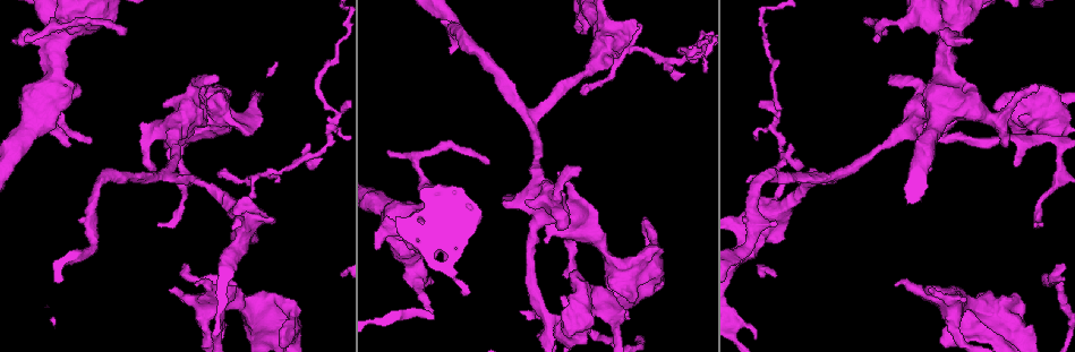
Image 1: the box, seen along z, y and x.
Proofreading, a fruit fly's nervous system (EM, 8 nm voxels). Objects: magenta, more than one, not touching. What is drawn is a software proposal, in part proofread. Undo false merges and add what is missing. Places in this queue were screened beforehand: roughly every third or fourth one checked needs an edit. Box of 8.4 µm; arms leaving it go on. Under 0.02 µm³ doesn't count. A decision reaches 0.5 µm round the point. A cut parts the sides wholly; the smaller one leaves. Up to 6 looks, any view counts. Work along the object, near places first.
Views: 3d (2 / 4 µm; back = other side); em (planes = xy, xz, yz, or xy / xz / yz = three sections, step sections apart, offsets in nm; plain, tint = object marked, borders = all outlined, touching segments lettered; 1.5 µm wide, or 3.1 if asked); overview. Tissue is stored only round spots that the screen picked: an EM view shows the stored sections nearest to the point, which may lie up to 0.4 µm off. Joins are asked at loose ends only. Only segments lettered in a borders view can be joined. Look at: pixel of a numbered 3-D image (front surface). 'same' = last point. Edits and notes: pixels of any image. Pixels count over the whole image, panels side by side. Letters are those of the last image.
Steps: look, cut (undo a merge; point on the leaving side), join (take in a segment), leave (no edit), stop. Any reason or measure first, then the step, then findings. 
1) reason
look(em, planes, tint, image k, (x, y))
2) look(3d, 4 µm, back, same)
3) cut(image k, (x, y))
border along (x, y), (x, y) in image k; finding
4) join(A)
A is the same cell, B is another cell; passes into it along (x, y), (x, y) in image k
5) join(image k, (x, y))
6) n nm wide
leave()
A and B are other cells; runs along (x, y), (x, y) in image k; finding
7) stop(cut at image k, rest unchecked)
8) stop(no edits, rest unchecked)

calibre changes
look(3d, 2 µm, image 1, (886, 145))

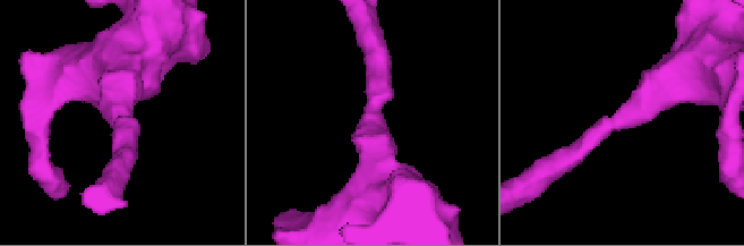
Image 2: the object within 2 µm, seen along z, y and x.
arms of 200, 480 nm
look(em, xy, step 4, borders, image 2, (369, 117))

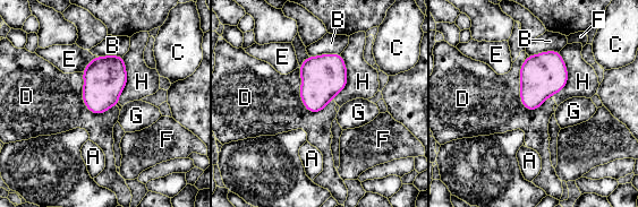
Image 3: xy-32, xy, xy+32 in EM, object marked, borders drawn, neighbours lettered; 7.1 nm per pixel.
leave()
A, B, C, D, E, F, G and H are other cells; border along (522, 61), (520, 102), (536, 110) in image 3; continuous, no second neuron

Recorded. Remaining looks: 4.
free end
look(3d, 2 µm, image 1, (931, 286))

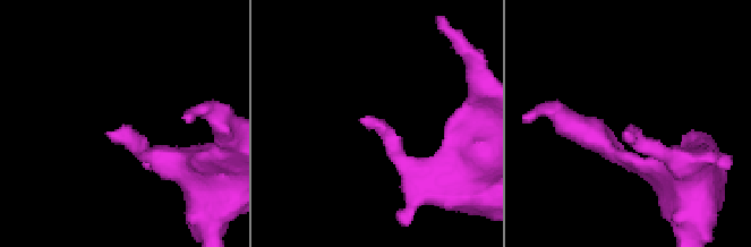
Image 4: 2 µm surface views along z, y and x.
need the tissue
look(em, yz, step 8, tint, image 4, (624, 132))

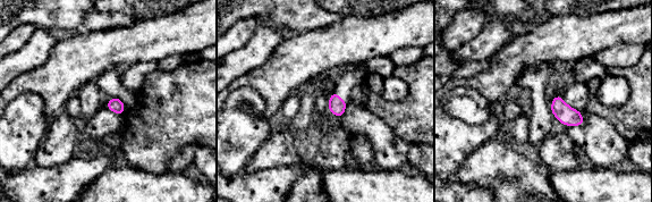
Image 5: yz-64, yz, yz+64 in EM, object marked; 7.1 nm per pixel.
look(em, planes, borders, same)

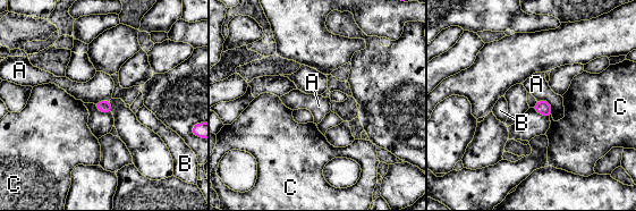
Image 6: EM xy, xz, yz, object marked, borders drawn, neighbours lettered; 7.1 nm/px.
leave()
A, B and C are other cells; border along (536, 100), (545, 100), (552, 115) in image 6; none of them fits

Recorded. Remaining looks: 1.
look(em, planes, borders, image 1, (387, 155))

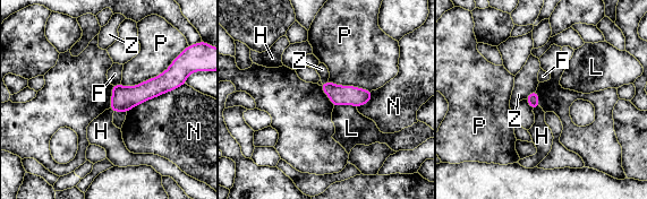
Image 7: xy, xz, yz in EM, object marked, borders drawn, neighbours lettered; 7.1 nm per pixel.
90 nm wide
leave()
F, H, L, N, P and Z are other cells; border along (538, 105), (533, 110) in image 7; none of them fits

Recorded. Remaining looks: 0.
stop(no edits, rest unchecked)

